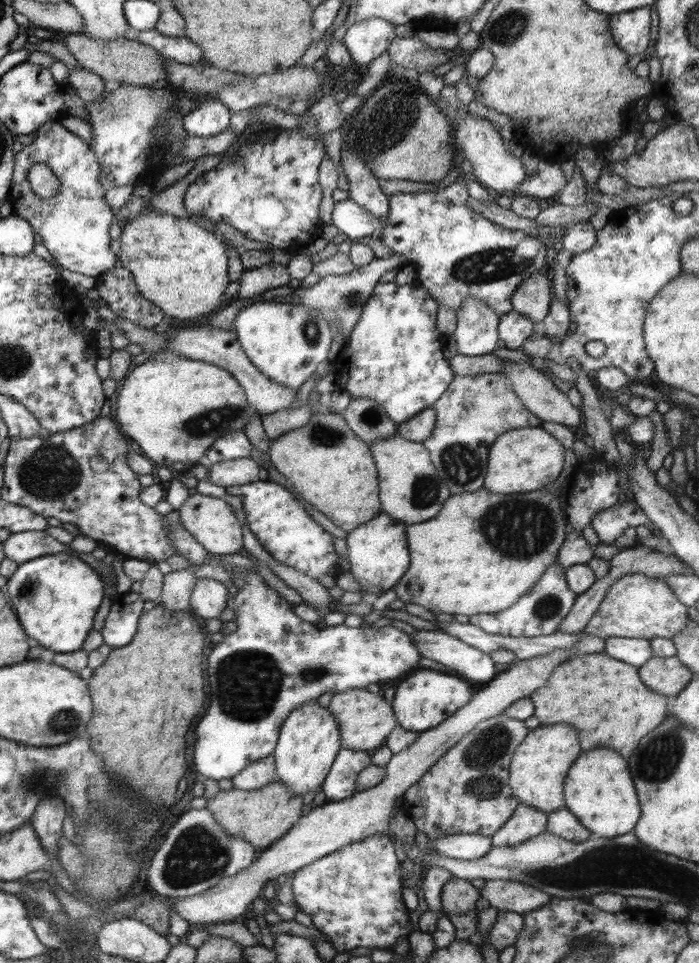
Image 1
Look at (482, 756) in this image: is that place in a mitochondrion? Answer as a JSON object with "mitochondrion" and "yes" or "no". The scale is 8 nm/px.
{"mitochondrion":"yes"}

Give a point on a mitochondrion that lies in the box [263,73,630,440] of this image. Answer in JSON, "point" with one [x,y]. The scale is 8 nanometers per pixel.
{"point":[391,121]}

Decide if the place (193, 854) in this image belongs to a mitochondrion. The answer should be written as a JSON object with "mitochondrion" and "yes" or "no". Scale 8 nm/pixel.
{"mitochondrion":"yes"}

